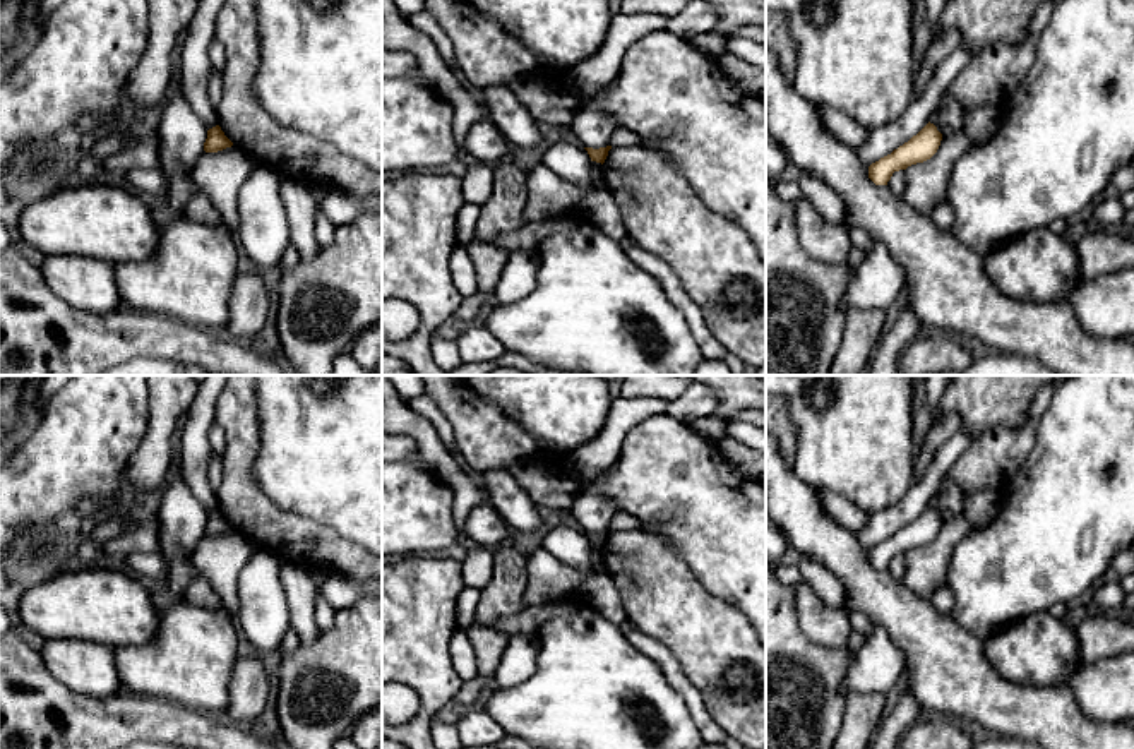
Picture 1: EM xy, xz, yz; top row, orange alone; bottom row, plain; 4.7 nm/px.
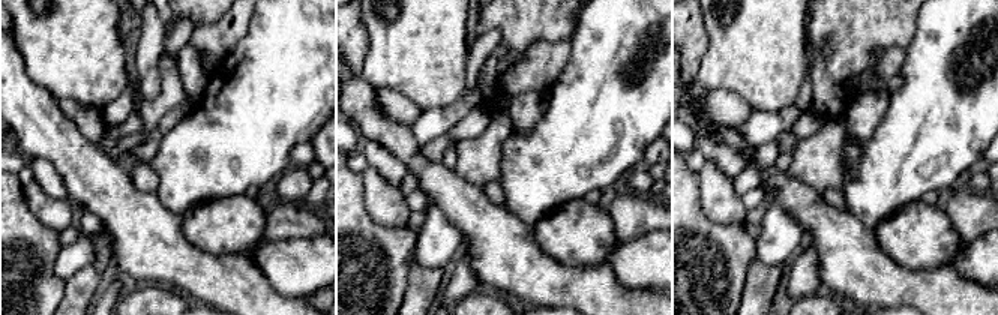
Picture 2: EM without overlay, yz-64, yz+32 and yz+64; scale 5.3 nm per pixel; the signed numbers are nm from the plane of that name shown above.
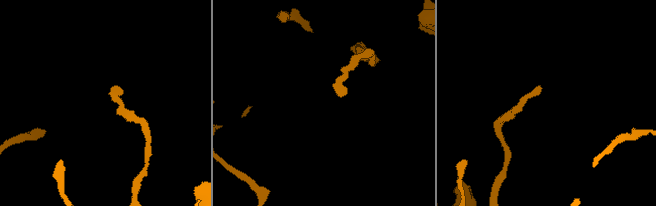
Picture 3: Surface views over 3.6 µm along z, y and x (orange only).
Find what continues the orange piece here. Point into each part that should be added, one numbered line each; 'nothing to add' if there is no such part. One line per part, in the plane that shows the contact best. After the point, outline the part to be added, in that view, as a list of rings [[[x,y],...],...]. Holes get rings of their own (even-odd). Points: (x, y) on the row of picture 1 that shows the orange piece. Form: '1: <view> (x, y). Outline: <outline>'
nothing to add

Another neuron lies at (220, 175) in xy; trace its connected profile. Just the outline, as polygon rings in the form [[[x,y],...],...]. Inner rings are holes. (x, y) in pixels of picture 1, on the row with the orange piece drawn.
[[[231,146],[218,153],[204,151],[190,171],[192,182],[209,197],[231,231],[240,226],[236,206],[240,187],[254,170],[252,159]]]

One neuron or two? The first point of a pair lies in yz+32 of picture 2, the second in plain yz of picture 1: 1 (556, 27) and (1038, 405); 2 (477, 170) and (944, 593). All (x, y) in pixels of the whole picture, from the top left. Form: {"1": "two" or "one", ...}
{"1": "two", "2": "two"}

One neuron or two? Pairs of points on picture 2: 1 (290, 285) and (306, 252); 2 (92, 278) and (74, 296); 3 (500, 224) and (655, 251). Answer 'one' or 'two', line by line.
1: one
2: one
3: two

